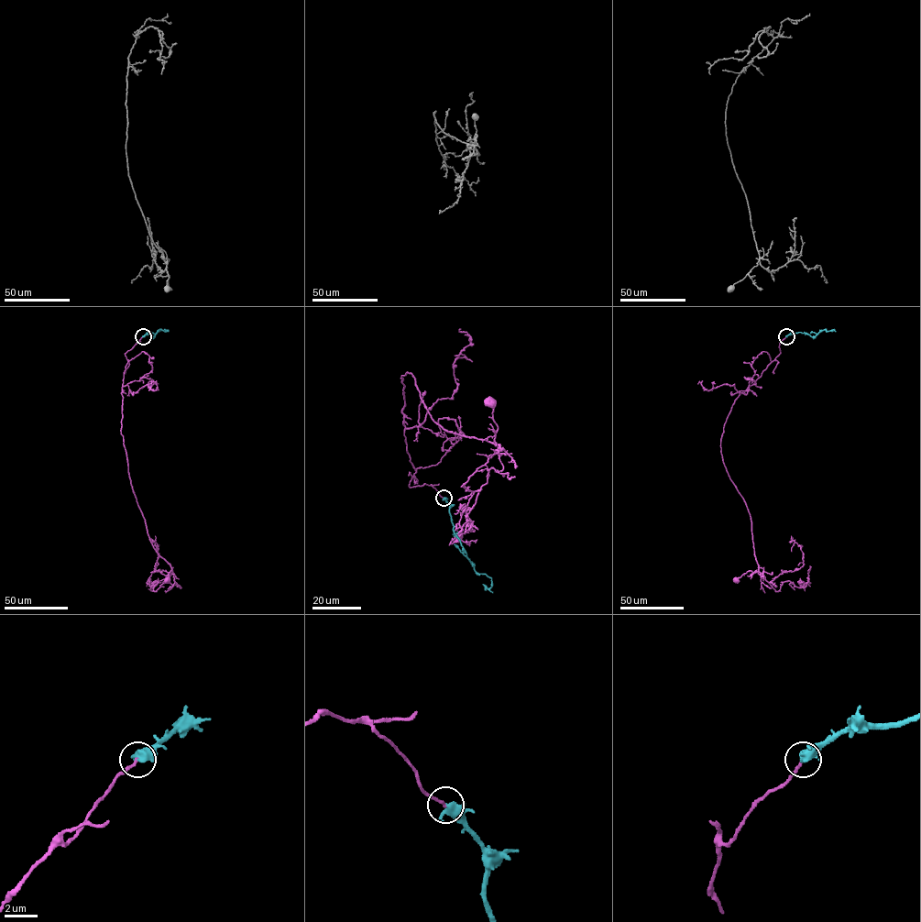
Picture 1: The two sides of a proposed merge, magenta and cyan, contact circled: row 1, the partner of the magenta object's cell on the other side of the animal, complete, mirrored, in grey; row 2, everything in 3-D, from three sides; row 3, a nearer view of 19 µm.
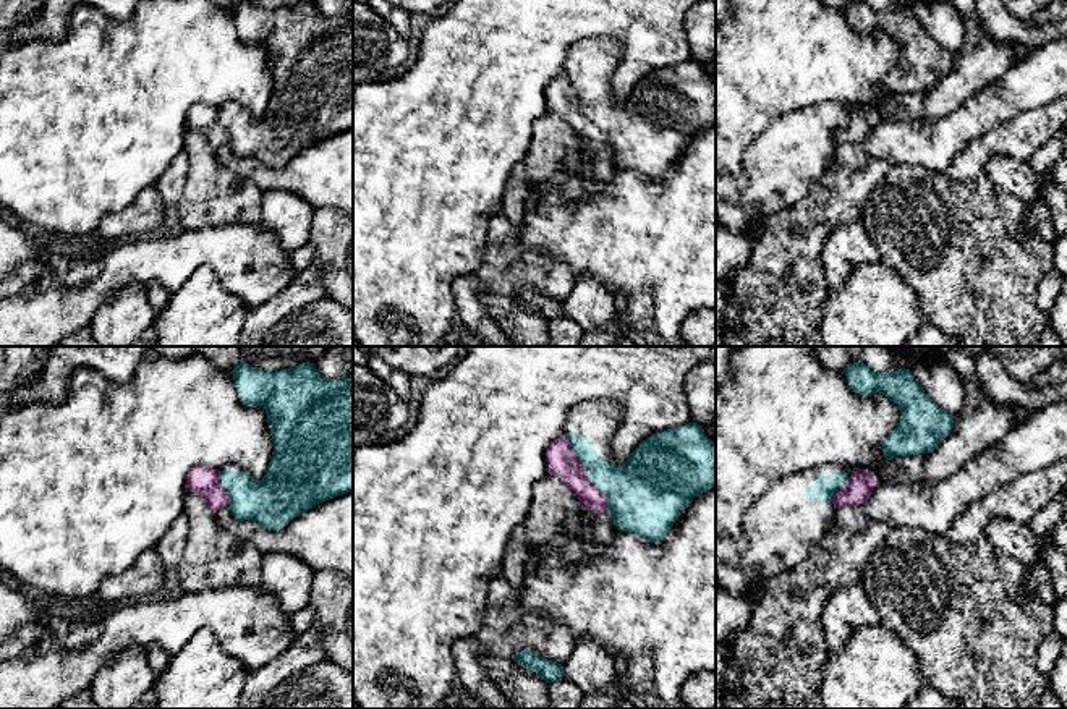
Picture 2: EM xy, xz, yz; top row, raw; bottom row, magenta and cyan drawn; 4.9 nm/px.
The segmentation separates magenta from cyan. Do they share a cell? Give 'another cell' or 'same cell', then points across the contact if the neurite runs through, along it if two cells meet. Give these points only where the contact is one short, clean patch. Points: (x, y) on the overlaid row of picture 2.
another cell | along xz (565, 437), (585, 476), (606, 497), (607, 509)

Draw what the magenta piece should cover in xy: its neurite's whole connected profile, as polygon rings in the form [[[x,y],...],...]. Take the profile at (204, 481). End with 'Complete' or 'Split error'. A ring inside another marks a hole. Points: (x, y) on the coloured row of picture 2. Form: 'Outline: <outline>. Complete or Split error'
Outline: [[[196,466],[189,471],[185,489],[201,495],[214,513],[230,505],[230,495],[220,484],[219,469]]]. Complete

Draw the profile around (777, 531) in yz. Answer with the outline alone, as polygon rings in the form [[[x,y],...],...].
[[[826,465],[774,482],[743,516],[740,539],[716,536],[716,583],[730,596],[746,597],[755,584],[805,562],[811,546],[834,524],[834,494],[847,487],[853,471],[858,469]]]

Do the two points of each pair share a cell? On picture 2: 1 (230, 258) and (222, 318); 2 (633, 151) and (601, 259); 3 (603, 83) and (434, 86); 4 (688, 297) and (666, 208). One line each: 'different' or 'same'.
1: different
2: different
3: different
4: same

